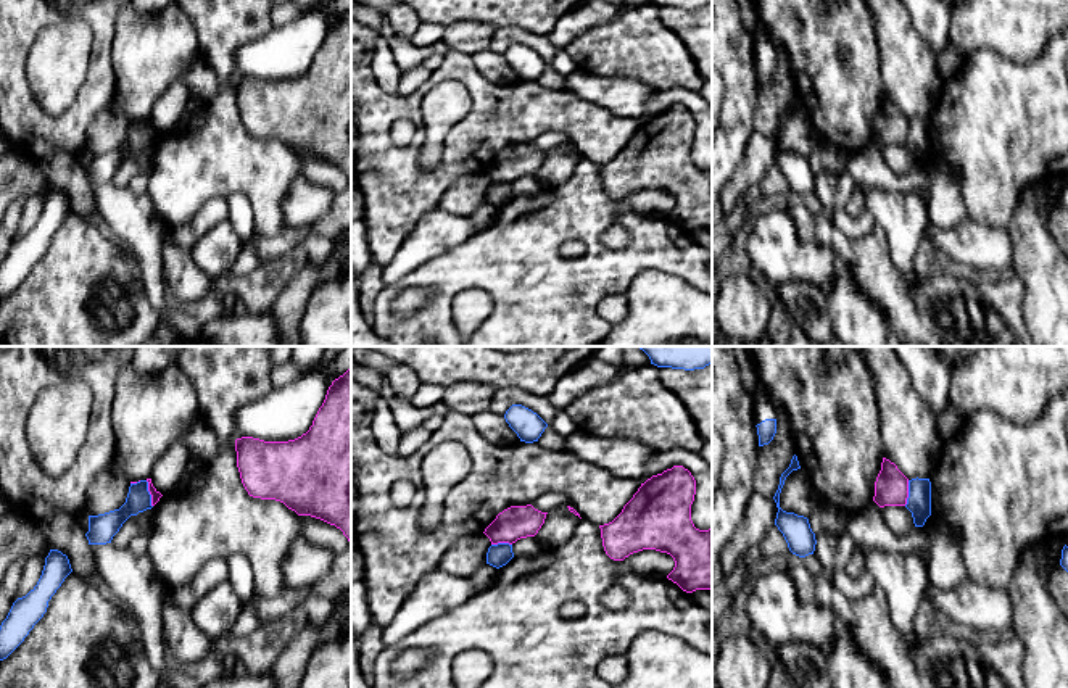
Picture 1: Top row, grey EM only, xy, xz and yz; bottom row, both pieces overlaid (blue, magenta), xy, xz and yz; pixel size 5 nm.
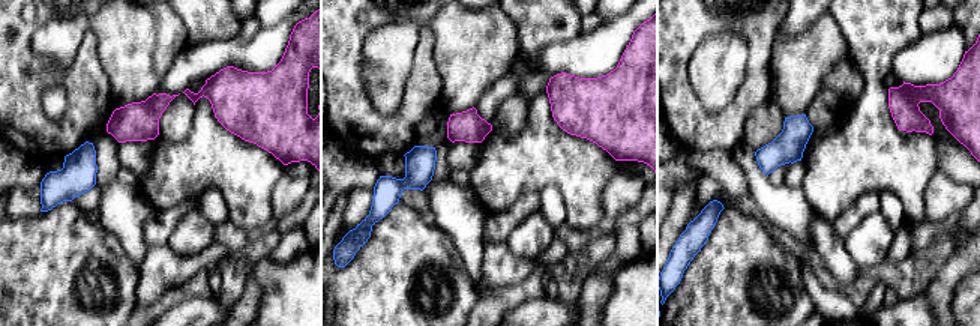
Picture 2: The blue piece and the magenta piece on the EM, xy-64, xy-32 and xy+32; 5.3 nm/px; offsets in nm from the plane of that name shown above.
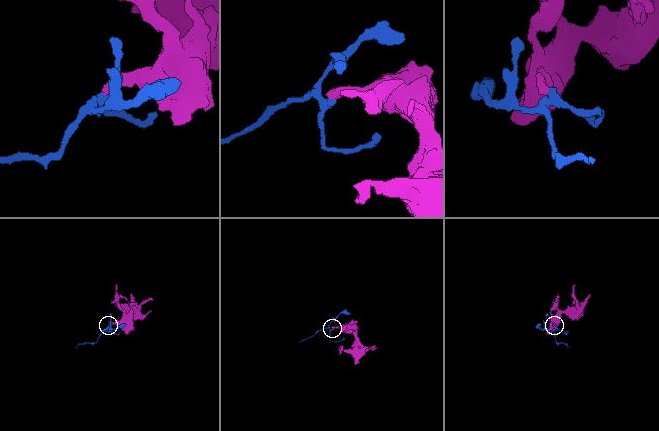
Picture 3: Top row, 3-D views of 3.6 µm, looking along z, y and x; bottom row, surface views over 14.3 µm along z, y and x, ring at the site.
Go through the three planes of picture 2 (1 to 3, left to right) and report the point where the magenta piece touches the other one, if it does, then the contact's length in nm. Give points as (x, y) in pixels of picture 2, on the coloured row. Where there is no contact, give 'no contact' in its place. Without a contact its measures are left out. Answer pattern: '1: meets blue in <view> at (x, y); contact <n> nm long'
1: no contact
2: no contact
3: no contact

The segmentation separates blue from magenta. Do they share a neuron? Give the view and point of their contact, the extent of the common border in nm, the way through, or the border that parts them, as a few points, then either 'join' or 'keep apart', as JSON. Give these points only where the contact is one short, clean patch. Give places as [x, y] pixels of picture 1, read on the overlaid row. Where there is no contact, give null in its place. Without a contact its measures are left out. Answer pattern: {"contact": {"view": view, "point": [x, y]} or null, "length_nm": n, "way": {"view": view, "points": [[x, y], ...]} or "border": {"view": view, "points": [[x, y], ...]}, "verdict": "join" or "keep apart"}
{"contact": {"view": "xy", "point": [149, 493]}, "length_nm": 140, "border": {"view": "xy", "points": [[145, 480], [152, 506]]}, "verdict": "keep apart"}

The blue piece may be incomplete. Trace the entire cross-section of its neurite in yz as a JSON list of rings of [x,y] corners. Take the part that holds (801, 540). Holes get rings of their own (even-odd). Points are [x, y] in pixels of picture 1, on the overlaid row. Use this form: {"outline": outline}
{"outline": [[[794,454],[789,467],[781,474],[778,490],[773,496],[778,508],[775,525],[783,533],[789,551],[799,557],[805,557],[813,554],[817,545],[815,533],[810,528],[809,519],[794,512],[786,512],[780,508],[780,493],[784,480],[793,470],[797,469],[801,469],[801,466],[797,456]]]}

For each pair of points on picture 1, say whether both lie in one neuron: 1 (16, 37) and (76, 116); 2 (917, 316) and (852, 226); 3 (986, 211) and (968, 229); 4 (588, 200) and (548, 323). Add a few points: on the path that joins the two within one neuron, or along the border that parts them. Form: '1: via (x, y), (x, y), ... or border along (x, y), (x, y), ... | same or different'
1: via (16, 66), (16, 95), (47, 123) | same
2: border along (830, 215), (849, 239), (862, 239), (875, 227) | different
3: border along (968, 218), (1005, 227) | different
4: via (558, 231), (548, 240), (548, 292) | same

